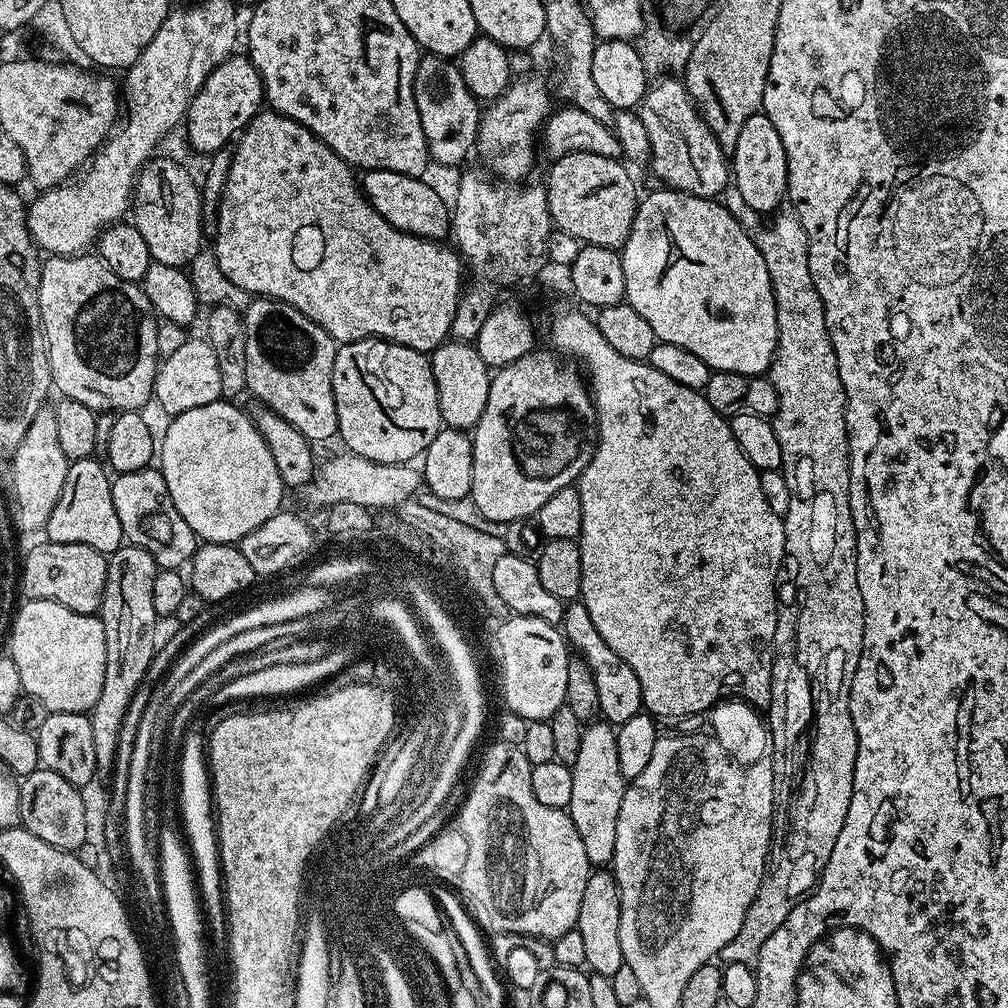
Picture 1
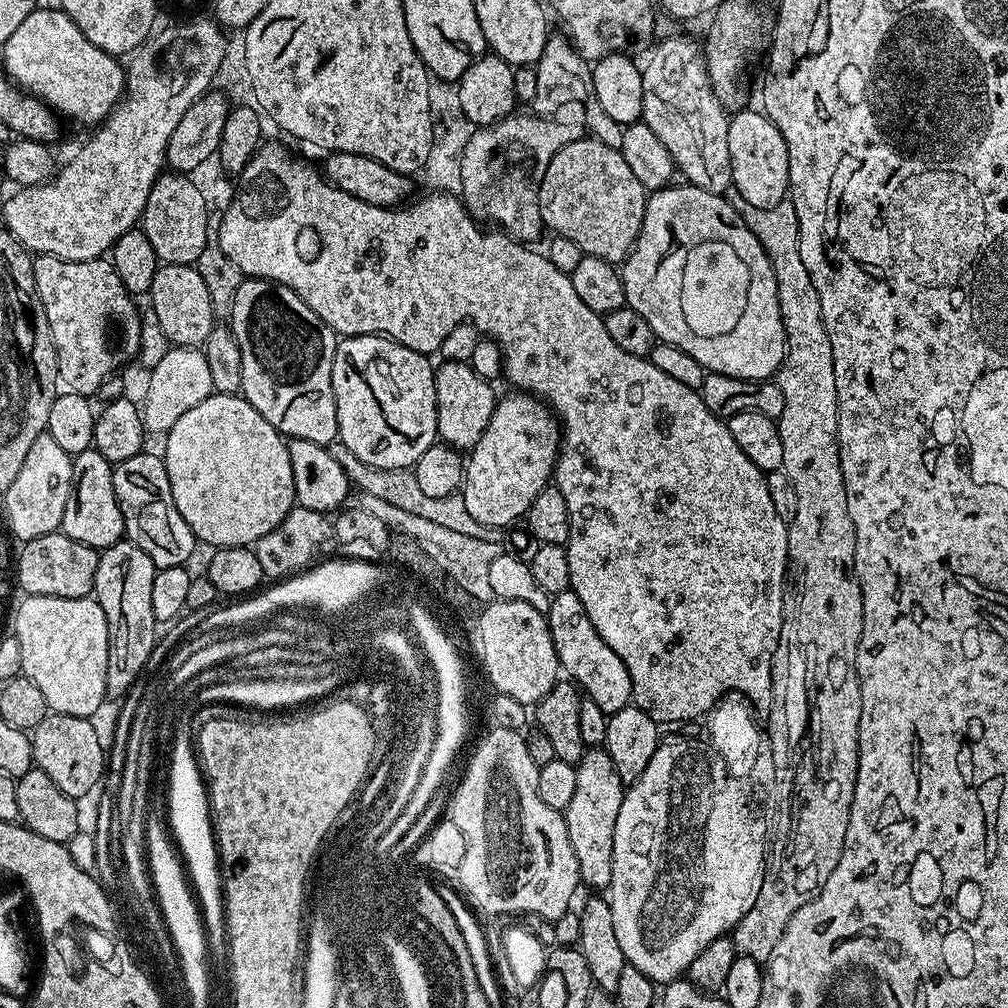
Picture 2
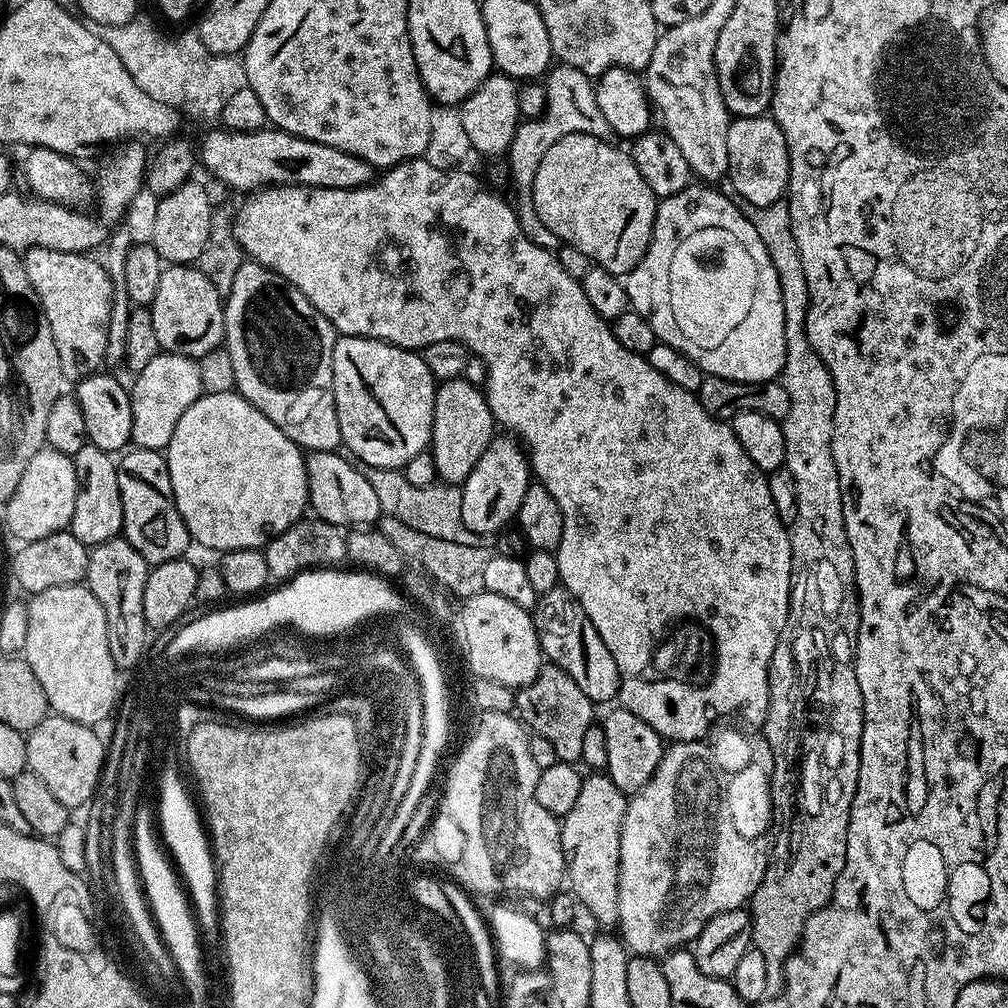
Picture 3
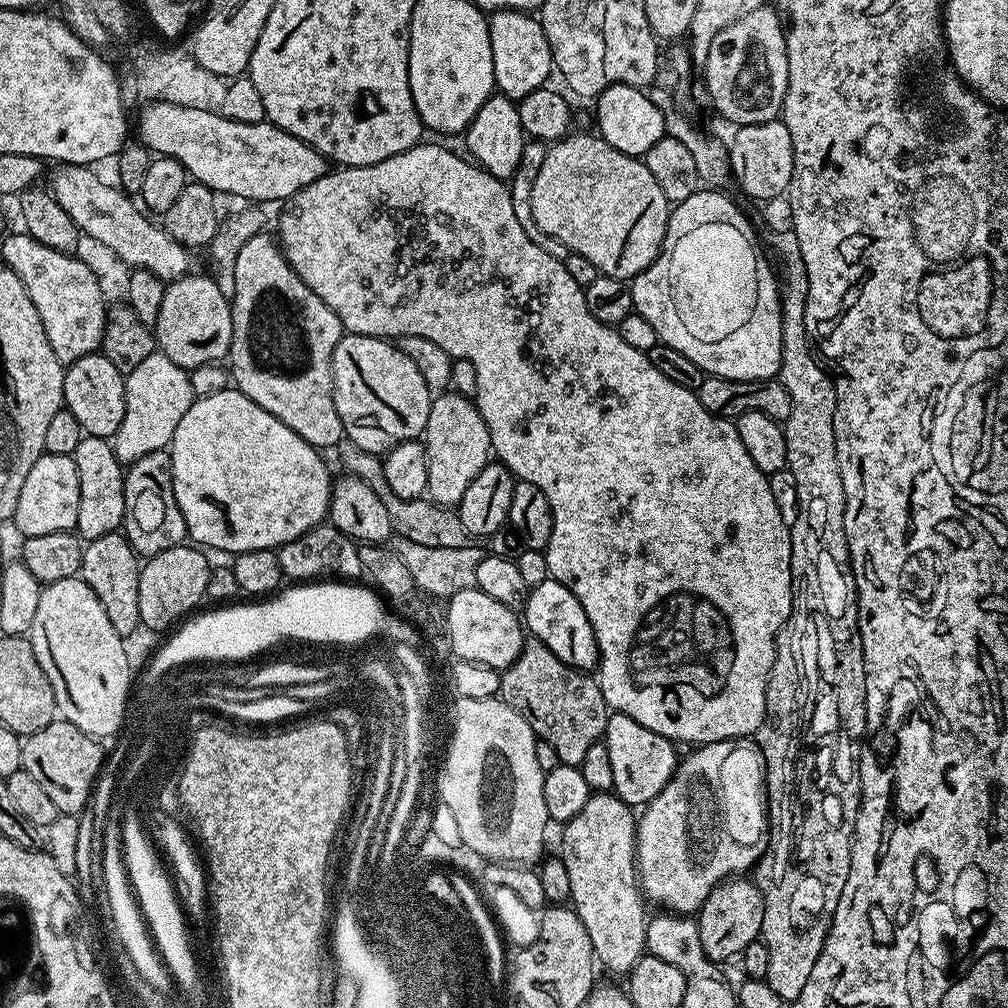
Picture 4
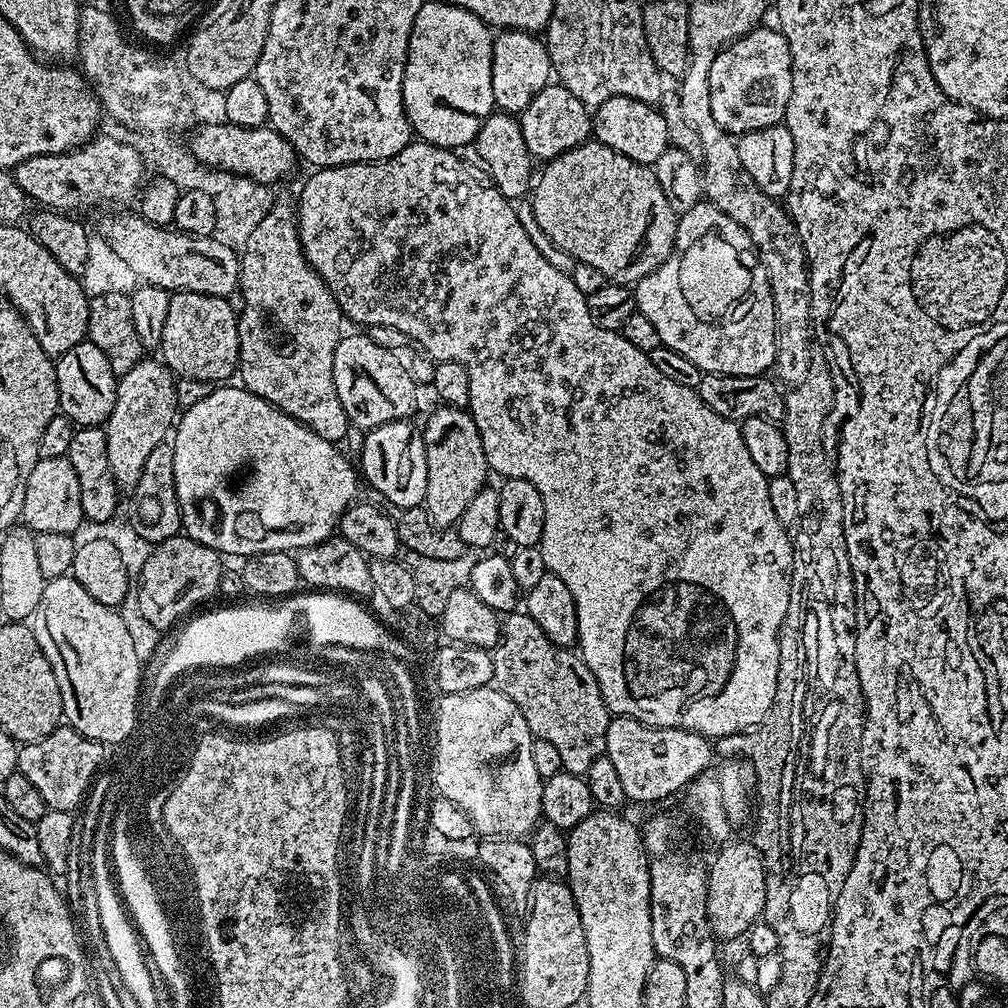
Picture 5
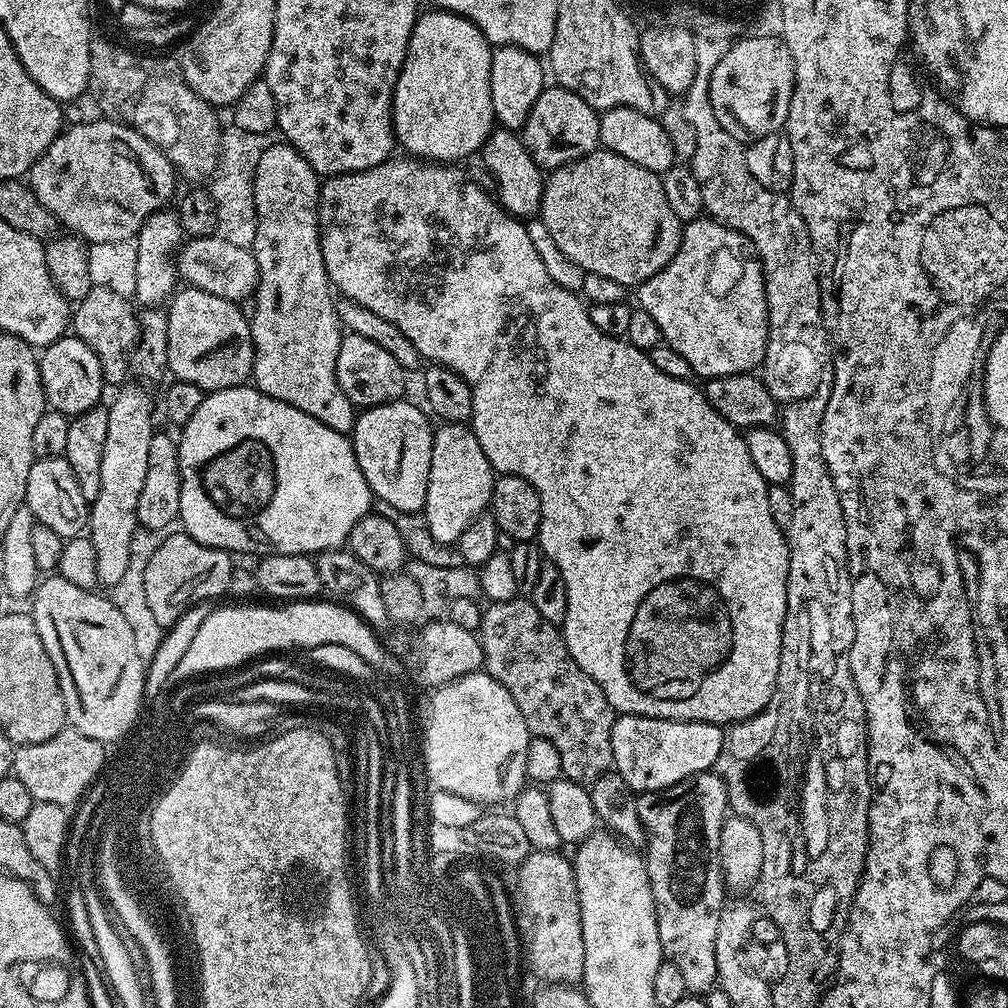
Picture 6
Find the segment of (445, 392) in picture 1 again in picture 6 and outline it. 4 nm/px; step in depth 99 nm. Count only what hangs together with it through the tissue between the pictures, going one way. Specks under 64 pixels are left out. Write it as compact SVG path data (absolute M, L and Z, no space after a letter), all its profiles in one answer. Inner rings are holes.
M441 423L439 427L432 433L430 478L422 515L438 542L455 545L462 538L462 530L466 530L474 518L485 515L491 505L494 473L468 424Z

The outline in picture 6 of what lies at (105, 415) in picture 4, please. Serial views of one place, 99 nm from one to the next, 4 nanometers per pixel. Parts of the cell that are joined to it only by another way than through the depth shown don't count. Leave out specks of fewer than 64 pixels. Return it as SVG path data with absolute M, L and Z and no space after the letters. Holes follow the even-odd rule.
M65 334L43 349L39 353L38 359L40 361L40 377L44 387L44 398L51 411L60 412L63 416L71 418L97 407L101 403L100 395L106 391L102 362L98 362L98 354L94 354L94 350L90 350L90 346L86 346L86 342L82 342L74 334Z

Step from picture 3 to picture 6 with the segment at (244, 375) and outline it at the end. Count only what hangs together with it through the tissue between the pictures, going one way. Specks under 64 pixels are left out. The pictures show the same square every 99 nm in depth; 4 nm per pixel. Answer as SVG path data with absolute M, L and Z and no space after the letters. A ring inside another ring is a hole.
M272 142L265 149L258 160L257 170L253 176L253 198L254 206L257 208L257 233L254 235L251 250L258 262L258 286L254 293L256 309L250 312L252 345L254 346L251 383L262 394L266 394L270 398L278 398L278 402L286 402L290 406L294 406L294 410L302 410L302 414L310 414L310 418L318 418L318 422L322 422L322 426L330 426L330 430L338 430L348 434L351 433L352 427L356 424L358 412L350 402L350 398L346 398L342 386L338 386L338 378L336 377L336 363L338 362L338 350L342 339L342 325L336 313L333 286L326 274L326 266L322 258L322 246L320 245L320 217L318 213L320 211L320 186L322 180L321 177L316 175L314 169L310 166L310 162L306 162L306 158L302 158L302 154L298 154L296 148L293 148L287 142L279 143Z

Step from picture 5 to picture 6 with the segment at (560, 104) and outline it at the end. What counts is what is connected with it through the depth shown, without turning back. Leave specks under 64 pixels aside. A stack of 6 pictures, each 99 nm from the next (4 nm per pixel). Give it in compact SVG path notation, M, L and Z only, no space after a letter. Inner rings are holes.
M548 86L526 118L522 139L541 170L561 168L601 147L600 117L597 109L578 98L578 94L559 86Z

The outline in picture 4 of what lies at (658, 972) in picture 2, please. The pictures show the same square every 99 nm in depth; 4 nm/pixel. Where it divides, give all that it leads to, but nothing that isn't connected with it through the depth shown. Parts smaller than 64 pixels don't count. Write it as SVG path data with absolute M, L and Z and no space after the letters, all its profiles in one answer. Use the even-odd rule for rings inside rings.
M719 740L713 744L702 744L691 749L692 752L688 757L681 759L676 765L674 774L670 778L670 782L666 782L666 786L659 794L648 804L643 805L642 811L639 813L636 821L636 879L640 882L640 891L645 901L661 904L661 909L667 910L673 914L696 914L706 902L707 896L716 888L718 884L723 883L729 878L739 877L741 874L747 873L756 867L758 859L762 855L762 848L759 843L754 845L739 845L734 842L733 838L724 829L724 821L721 820L721 813L718 811L718 792L714 787L714 782L719 778L719 770L722 762L725 761L730 749L729 741Z

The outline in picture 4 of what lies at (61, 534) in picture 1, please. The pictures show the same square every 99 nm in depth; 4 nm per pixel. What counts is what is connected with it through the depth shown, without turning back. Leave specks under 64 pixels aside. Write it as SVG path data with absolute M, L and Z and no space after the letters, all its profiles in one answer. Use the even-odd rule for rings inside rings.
M85 435L78 442L78 450L74 454L78 466L78 522L75 531L81 541L87 542L94 538L102 538L102 534L117 531L124 523L124 473L120 459L114 454L111 443L103 436Z

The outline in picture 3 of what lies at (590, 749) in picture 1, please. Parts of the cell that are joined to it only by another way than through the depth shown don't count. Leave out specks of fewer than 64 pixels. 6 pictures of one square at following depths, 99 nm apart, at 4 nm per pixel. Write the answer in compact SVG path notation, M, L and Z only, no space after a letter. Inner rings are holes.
M588 774L582 779L582 790L578 790L578 799L570 814L560 820L560 841L564 851L566 880L570 890L580 902L581 909L589 912L600 924L615 925L618 914L618 870L620 869L620 831L624 815L628 809L629 797L606 774Z

